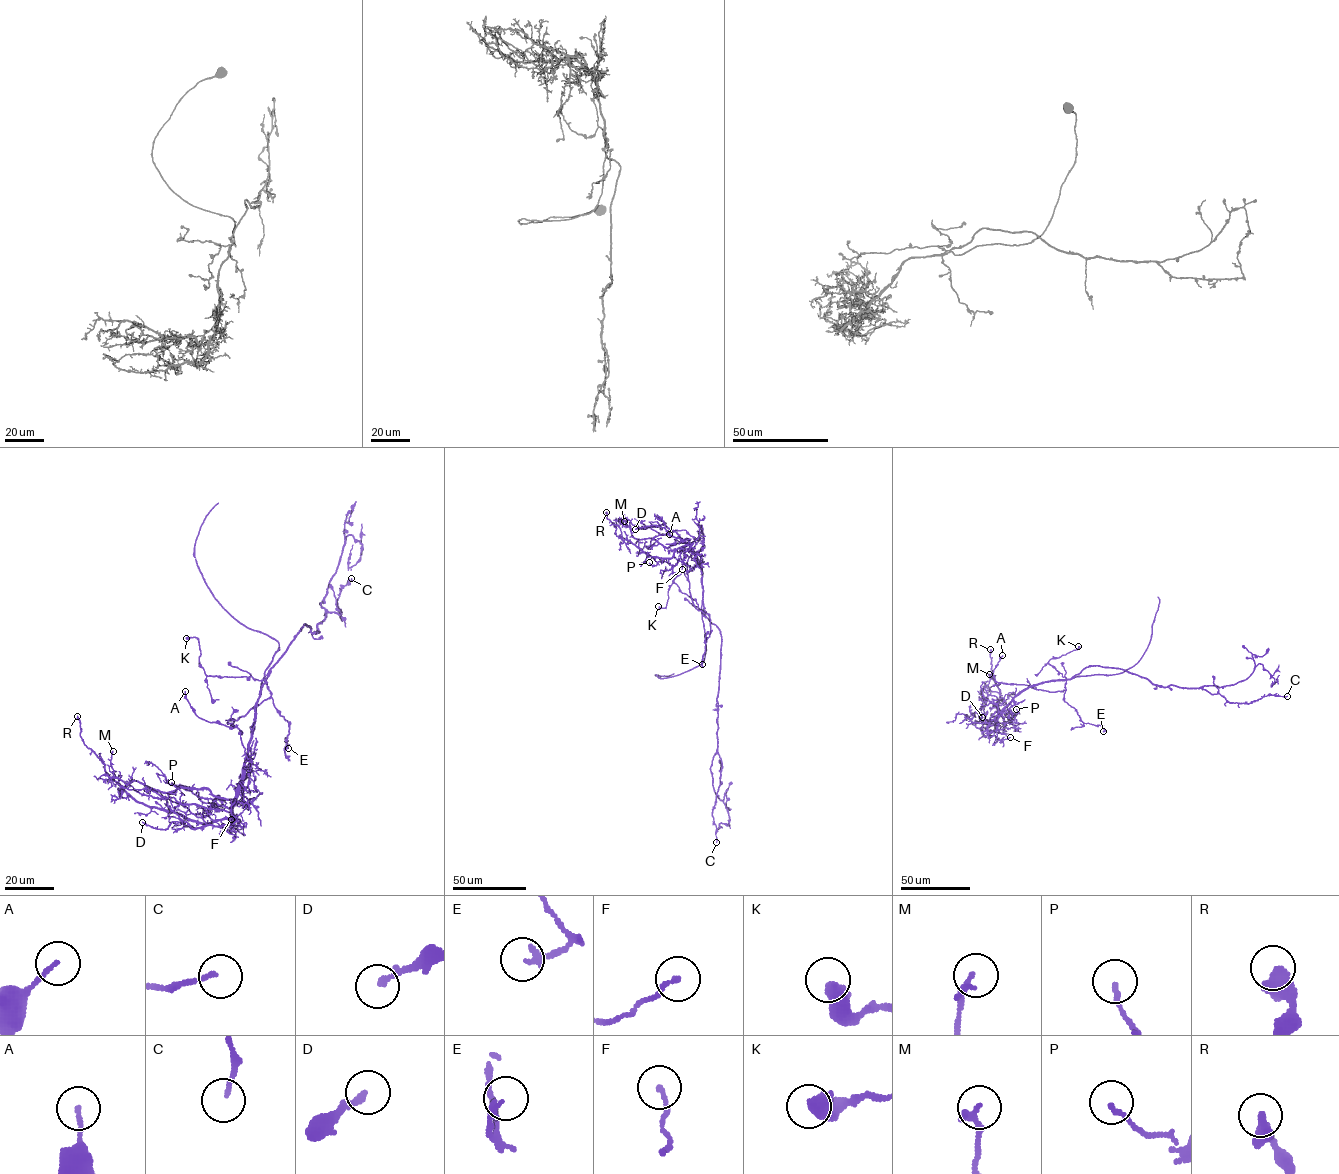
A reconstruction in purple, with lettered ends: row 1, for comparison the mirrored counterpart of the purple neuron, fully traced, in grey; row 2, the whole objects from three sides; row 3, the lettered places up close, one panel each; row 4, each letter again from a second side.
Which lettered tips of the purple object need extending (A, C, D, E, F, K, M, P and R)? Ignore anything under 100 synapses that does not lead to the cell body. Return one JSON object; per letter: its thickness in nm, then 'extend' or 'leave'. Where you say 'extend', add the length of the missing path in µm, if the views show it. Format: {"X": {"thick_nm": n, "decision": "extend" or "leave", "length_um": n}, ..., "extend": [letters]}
{"A": {"thick_nm": 110, "decision": "leave"}, "C": {"thick_nm": 120, "decision": "leave"}, "D": {"thick_nm": 200, "decision": "leave"}, "E": {"thick_nm": 220, "decision": "leave"}, "F": {"thick_nm": 150, "decision": "leave"}, "K": {"thick_nm": 550, "decision": "leave"}, "M": {"thick_nm": 190, "decision": "leave"}, "P": {"thick_nm": 140, "decision": "leave"}, "R": {"thick_nm": 550, "decision": "leave"}, "extend": []}

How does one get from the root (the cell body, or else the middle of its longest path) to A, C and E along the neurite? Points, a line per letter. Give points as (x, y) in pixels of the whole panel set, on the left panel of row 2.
A: (279, 658), (266, 679), (270, 696), (245, 716), (229, 719), (233, 728), (198, 717), (185, 691)
C: (279, 658), (304, 623), (314, 632), (328, 611), (339, 614), (339, 610), (342, 619), (337, 601), (351, 578)
E: (279, 658), (266, 680), (273, 705), (288, 723), (286, 743), (288, 740), (285, 740), (288, 748)

